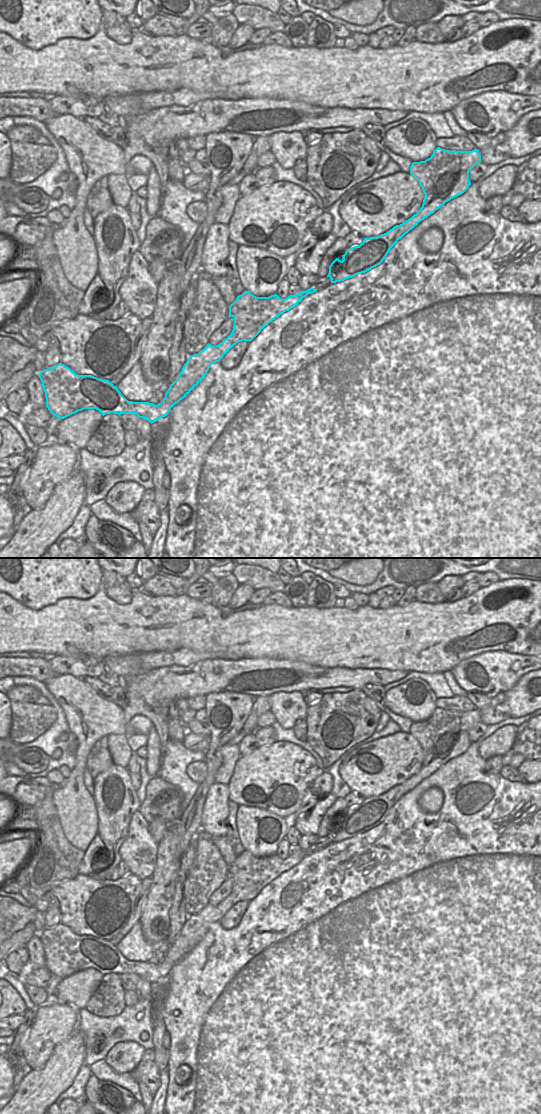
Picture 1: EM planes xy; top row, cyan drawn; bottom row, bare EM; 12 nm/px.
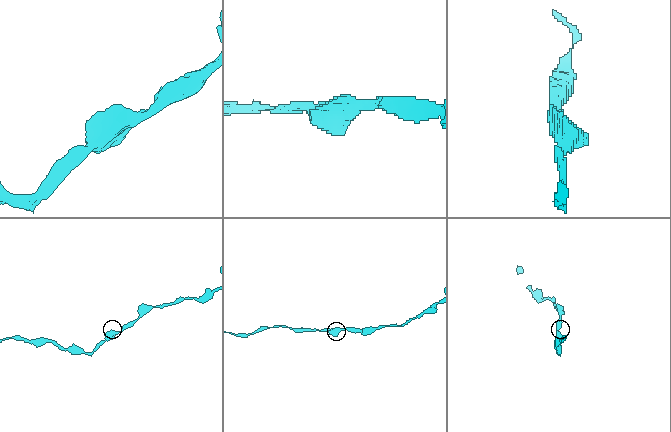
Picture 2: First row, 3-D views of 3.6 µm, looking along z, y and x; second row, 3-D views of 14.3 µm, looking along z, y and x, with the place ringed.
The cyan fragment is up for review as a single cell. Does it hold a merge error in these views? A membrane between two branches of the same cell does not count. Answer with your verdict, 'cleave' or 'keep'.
keep

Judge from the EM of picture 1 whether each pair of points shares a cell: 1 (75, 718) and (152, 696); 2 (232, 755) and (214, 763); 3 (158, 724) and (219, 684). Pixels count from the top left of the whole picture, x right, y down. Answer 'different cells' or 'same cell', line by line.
1: different cells
2: different cells
3: same cell

